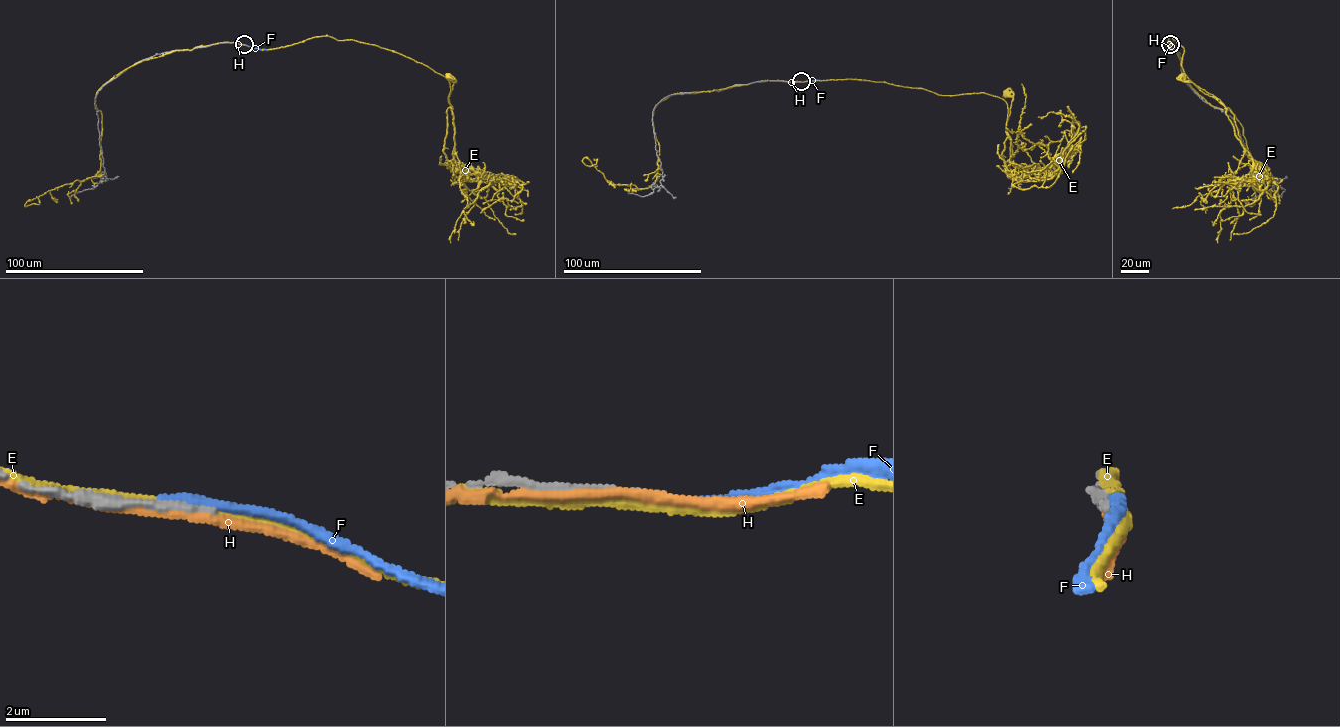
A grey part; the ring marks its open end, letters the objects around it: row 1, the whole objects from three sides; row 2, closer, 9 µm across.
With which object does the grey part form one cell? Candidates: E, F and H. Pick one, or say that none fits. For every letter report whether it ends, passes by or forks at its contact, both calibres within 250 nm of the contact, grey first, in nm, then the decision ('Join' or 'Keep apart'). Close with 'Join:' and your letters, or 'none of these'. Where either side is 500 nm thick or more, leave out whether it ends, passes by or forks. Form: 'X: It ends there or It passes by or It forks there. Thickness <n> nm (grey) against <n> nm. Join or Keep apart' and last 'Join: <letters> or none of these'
E: It passes by. Thickness 190 nm (grey) against 200 nm. Keep apart
F: It ends there. Thickness 190 nm (grey) against 220 nm. Keep apart
H: It passes by. Thickness 200 nm (grey) against 200 nm. Keep apart
Join: none of these

